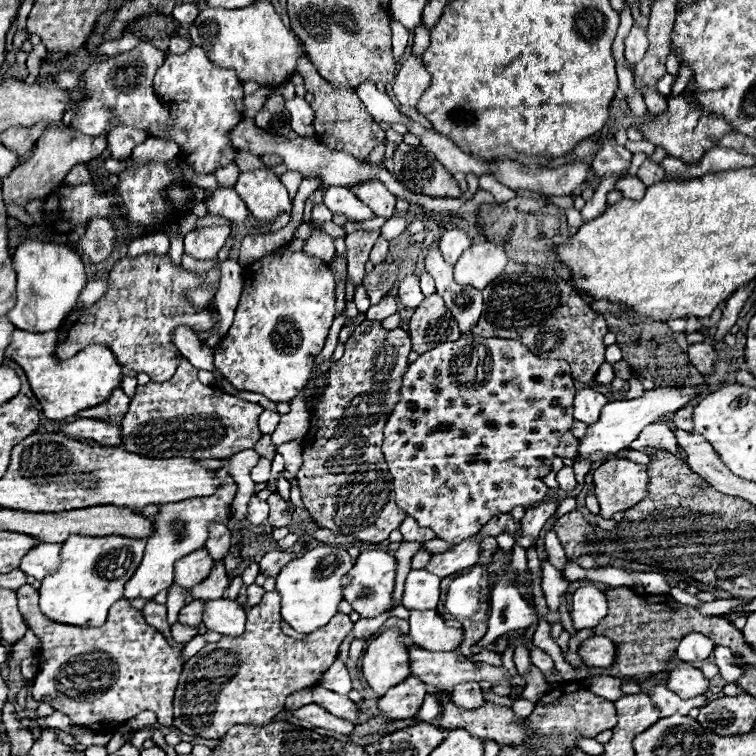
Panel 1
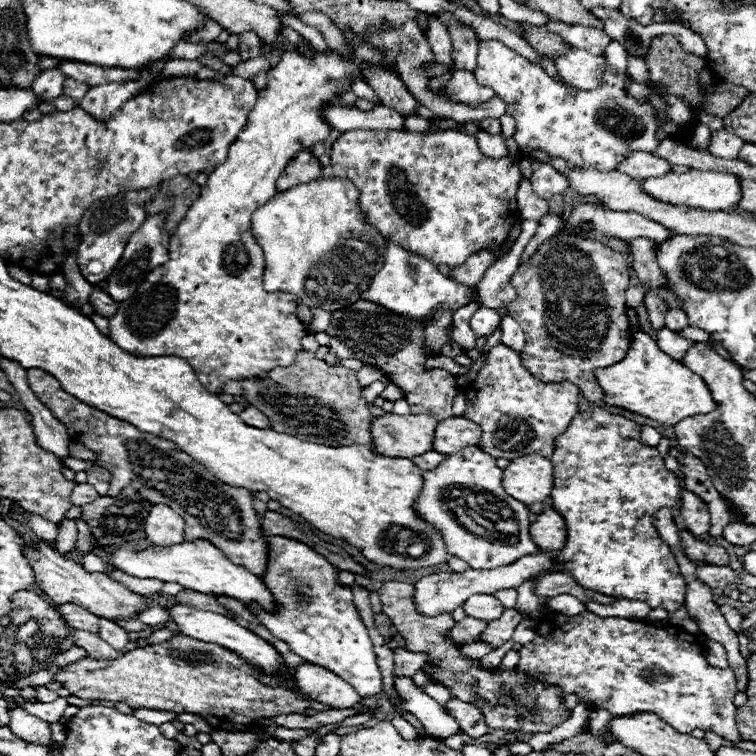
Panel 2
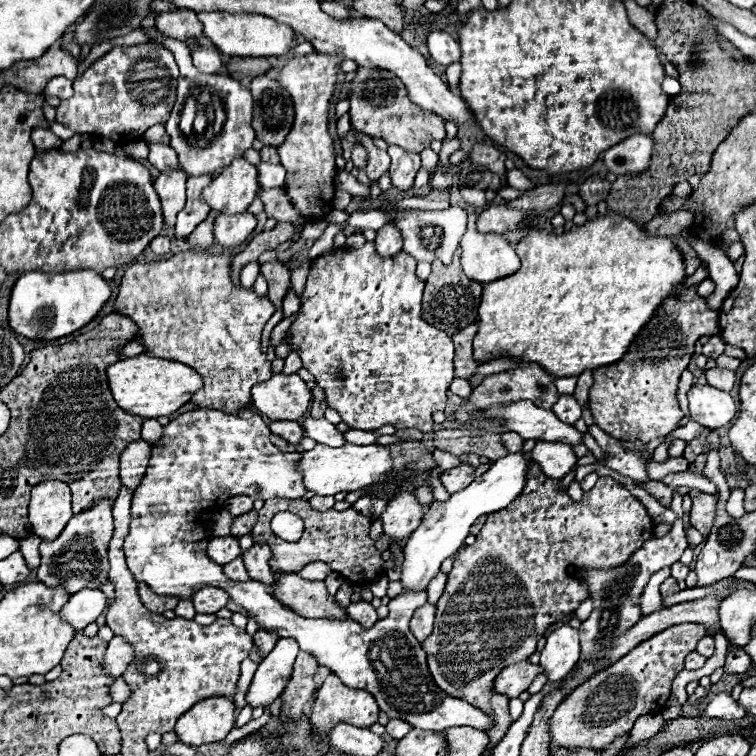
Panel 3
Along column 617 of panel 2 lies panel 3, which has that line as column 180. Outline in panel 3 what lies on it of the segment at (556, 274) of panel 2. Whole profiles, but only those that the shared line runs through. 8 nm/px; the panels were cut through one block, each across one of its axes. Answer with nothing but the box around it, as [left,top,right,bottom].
[114,250,276,412]

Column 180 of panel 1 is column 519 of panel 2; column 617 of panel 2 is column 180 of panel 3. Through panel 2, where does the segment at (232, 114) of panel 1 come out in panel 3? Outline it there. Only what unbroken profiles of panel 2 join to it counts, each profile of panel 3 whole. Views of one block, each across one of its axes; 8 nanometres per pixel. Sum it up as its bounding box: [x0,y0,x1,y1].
[140,28,254,176]

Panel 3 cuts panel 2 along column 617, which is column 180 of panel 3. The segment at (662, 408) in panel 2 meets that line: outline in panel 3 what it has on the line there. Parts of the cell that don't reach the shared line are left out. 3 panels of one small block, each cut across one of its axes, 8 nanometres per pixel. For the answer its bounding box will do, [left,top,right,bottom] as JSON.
[106,354,202,420]

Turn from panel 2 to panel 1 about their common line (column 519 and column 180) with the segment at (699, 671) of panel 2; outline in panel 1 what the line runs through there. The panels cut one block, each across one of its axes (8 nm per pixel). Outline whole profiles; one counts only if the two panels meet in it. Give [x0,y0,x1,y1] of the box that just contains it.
[18,584,182,732]

